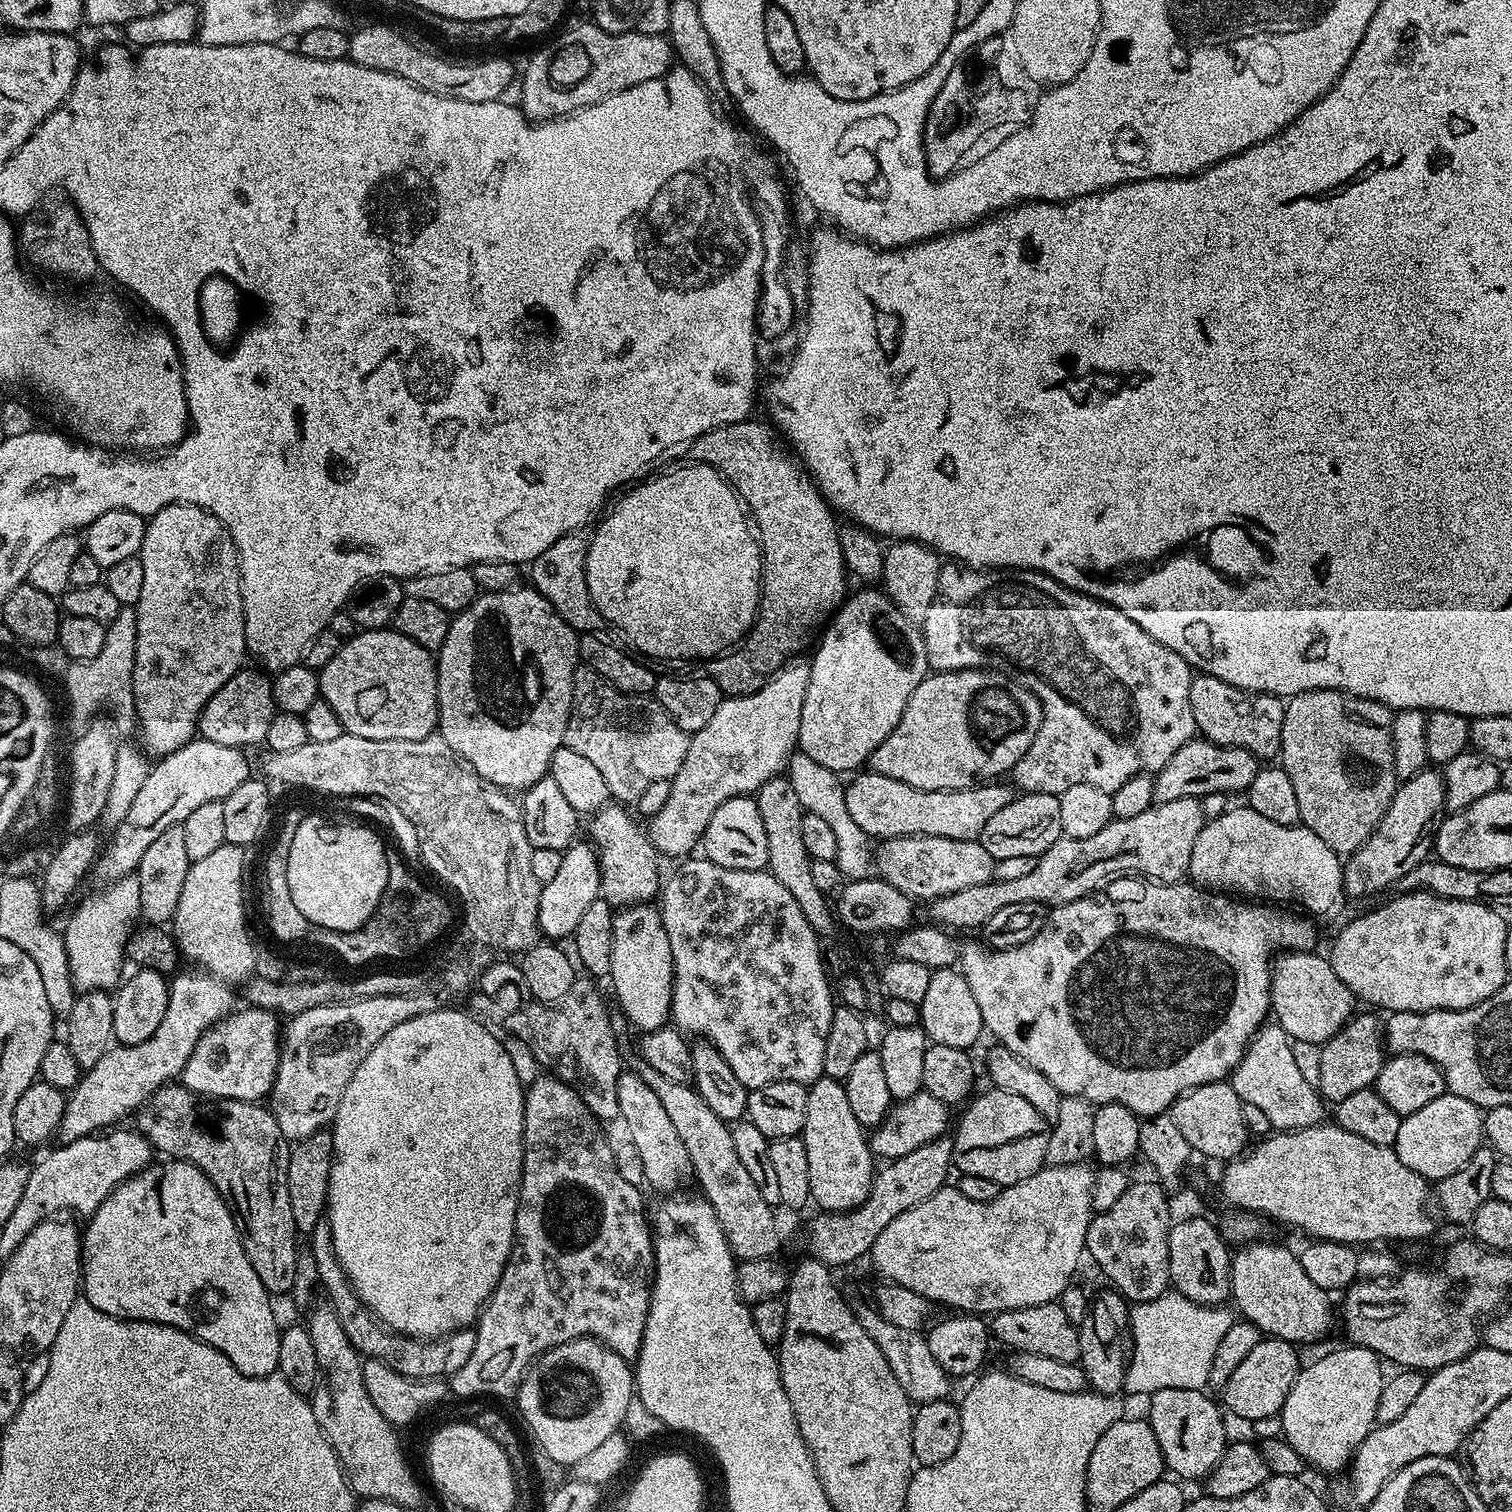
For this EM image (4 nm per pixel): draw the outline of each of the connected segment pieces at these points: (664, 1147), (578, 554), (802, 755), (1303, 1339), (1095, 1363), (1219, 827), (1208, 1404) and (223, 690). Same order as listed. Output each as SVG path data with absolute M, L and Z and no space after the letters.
M621 1071L618 1078L618 1090L616 1091L618 1106L620 1107L619 1119L628 1123L627 1139L638 1146L638 1155L642 1158L642 1166L646 1166L647 1187L657 1188L660 1194L668 1194L672 1183L679 1176L688 1176L690 1172L690 1154L686 1154L686 1146L682 1146L682 1138L678 1138L678 1130L670 1123L670 1117L662 1106L658 1094L642 1082L635 1071Z
M587 527L577 528L574 532L562 534L554 546L542 550L538 558L531 561L532 568L531 587L535 588L554 606L554 610L572 627L577 634L596 634L601 630L602 617L600 611L594 606L590 598L590 590L586 582L584 559L588 557L588 542L590 532Z
M795 751L788 759L786 775L790 786L794 786L794 794L798 794L798 802L805 812L818 814L818 818L824 819L834 833L834 839L838 842L838 854L835 862L841 877L848 880L866 880L874 872L874 848L870 843L870 837L850 818L850 810L846 810L846 798L844 797L845 785L836 781L837 773L831 768L820 765L808 753Z
M1253 1242L1239 1249L1240 1253L1232 1256L1232 1290L1231 1299L1236 1299L1235 1311L1243 1319L1250 1321L1260 1329L1265 1337L1277 1340L1289 1340L1294 1345L1312 1344L1320 1340L1334 1324L1334 1304L1331 1304L1329 1293L1323 1292L1310 1278L1306 1278L1306 1270L1302 1270L1302 1262L1295 1251L1283 1248L1280 1244L1264 1244Z
M1107 1290L1091 1297L1086 1318L1078 1326L1080 1359L1088 1379L1088 1388L1102 1396L1117 1395L1123 1389L1128 1363L1132 1360L1130 1304L1119 1292Z
M1247 806L1232 808L1213 820L1211 817L1205 823L1198 838L1194 838L1194 850L1190 854L1190 866L1186 872L1197 885L1211 886L1213 889L1239 894L1244 898L1259 898L1264 902L1289 900L1292 904L1301 904L1305 908L1301 909L1308 914L1330 911L1335 906L1336 899L1341 899L1344 885L1341 857L1334 850L1330 850L1330 846L1326 846L1326 842L1322 842L1318 834L1303 826L1282 826L1278 822L1270 822L1270 818L1262 818L1262 814Z
M1171 1388L1153 1392L1146 1400L1148 1403L1146 1419L1154 1430L1154 1438L1158 1438L1158 1446L1164 1455L1165 1469L1181 1481L1203 1481L1222 1458L1230 1440L1224 1433L1225 1413L1221 1405L1217 1401L1216 1405L1207 1395L1209 1395L1207 1391L1198 1388L1194 1390Z
M247 668L234 673L230 682L223 684L200 711L198 732L203 739L218 742L218 746L234 746L241 750L248 750L251 744L264 744L270 718L278 711L272 697L272 682L263 671Z

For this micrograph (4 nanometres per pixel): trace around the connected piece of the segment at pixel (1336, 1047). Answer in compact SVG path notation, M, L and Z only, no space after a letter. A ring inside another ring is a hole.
M1356 1014L1347 1024L1342 1025L1327 1042L1319 1045L1320 1061L1316 1064L1314 1080L1325 1101L1335 1105L1342 1102L1342 1098L1346 1098L1349 1094L1375 1085L1386 1059L1385 1053L1378 1043L1381 1036L1382 1024L1379 1019L1376 1021L1372 1016ZM1376 1040L1378 1045L1376 1045ZM1379 1047L1382 1053L1380 1053Z

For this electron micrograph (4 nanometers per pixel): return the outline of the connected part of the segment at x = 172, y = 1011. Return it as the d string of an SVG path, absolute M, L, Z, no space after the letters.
M225 843L218 846L218 850L214 850L214 854L209 854L207 858L189 863L186 882L182 882L182 898L178 898L178 910L170 921L170 931L176 939L179 955L185 961L193 960L204 973L196 977L177 975L171 981L166 1014L162 1022L158 1022L158 1030L154 1030L154 1034L150 1034L146 1042L109 1048L106 1054L102 1054L102 1058L98 1058L98 1062L94 1062L92 1068L81 1075L84 1077L77 1082L72 1093L67 1093L64 1102L58 1133L60 1144L69 1144L83 1136L111 1129L119 1125L116 1123L123 1116L131 1117L158 1089L173 1083L179 1077L190 1054L194 1054L194 1046L198 1046L198 1038L202 1038L205 1030L233 1011L232 992L227 988L227 984L243 985L255 973L258 949L256 944L252 945L248 928L244 925L244 852L245 849L239 844Z

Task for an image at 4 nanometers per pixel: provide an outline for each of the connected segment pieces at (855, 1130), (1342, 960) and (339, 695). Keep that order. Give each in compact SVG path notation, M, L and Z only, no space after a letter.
M821 1076L808 1088L802 1139L810 1162L812 1200L826 1212L848 1212L857 1208L872 1189L874 1157L869 1137L850 1111L850 1101L841 1081Z
M1400 892L1393 900L1388 900L1385 904L1377 906L1373 912L1368 912L1365 916L1360 916L1357 920L1352 920L1336 936L1336 941L1332 944L1330 959L1334 974L1341 982L1347 986L1357 1001L1365 1000L1368 1004L1373 1004L1376 1008L1385 1008L1385 1013L1393 1012L1429 1012L1430 1010L1466 1010L1470 1006L1478 1006L1486 998L1494 995L1498 989L1509 979L1510 974L1506 970L1506 934L1510 931L1510 924L1507 924L1496 912L1497 909L1491 903L1480 900L1451 900L1436 896L1433 892Z
M360 630L351 639L345 639L340 645L338 654L326 662L326 666L319 669L320 695L322 699L338 714L338 722L342 722L345 733L358 738L370 738L371 740L421 740L433 735L437 731L440 718L440 703L436 697L436 662L433 653L429 649L418 646L410 638L406 638L395 630Z

